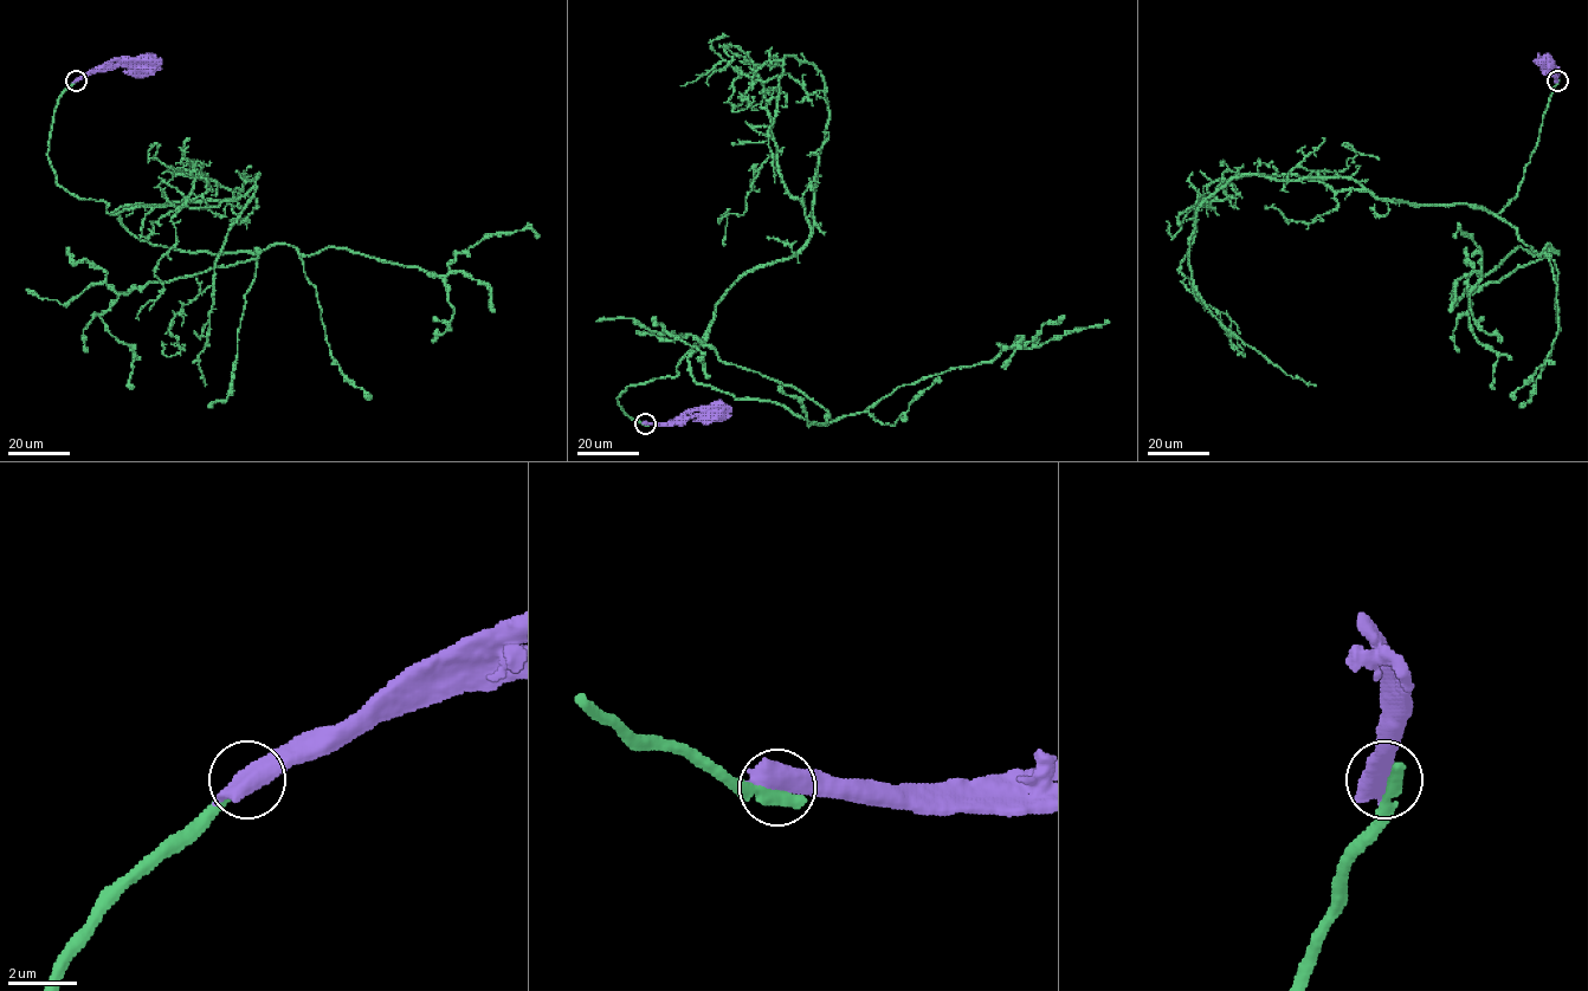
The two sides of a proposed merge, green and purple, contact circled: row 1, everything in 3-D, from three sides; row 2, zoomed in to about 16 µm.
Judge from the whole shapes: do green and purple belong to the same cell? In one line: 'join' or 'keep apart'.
keep apart

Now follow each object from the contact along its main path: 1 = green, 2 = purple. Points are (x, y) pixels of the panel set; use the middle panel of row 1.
1: (645, 423), (619, 395), (675, 377), (740, 278), (811, 234), (828, 101), (793, 56), (775, 182)
2: (645, 423), (683, 423), (689, 416), (716, 414)

